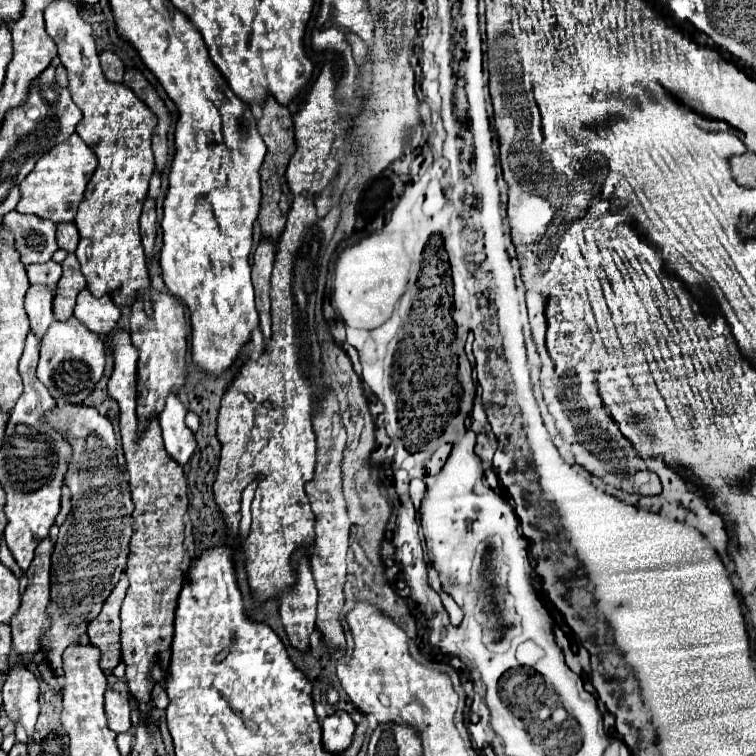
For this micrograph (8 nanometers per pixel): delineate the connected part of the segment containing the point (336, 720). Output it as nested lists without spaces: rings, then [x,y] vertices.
[[[336,710],[334,714],[326,716],[322,720],[322,742],[324,742],[324,748],[332,750],[336,754],[344,752],[350,746],[350,742],[352,742],[354,728],[356,728],[354,720],[344,710]]]

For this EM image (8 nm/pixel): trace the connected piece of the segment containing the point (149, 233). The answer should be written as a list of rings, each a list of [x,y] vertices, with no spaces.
[[[146,198],[144,210],[140,216],[140,234],[142,234],[144,254],[150,260],[154,256],[154,244],[156,244],[156,210],[154,210],[154,202],[150,198]]]

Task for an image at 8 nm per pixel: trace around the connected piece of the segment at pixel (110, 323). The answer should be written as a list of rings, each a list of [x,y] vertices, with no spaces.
[[[84,288],[78,294],[74,316],[80,322],[84,322],[92,332],[106,334],[118,324],[118,320],[122,316],[122,310],[120,310],[120,306],[114,304],[112,296],[106,294],[102,298],[96,298],[96,296],[92,296],[90,290]]]

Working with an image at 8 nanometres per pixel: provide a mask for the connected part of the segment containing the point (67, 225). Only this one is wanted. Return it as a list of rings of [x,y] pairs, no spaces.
[[[62,222],[62,224],[58,224],[56,240],[58,240],[58,246],[60,248],[64,248],[66,252],[74,252],[76,246],[78,246],[78,230],[76,230],[76,224],[74,222]]]

